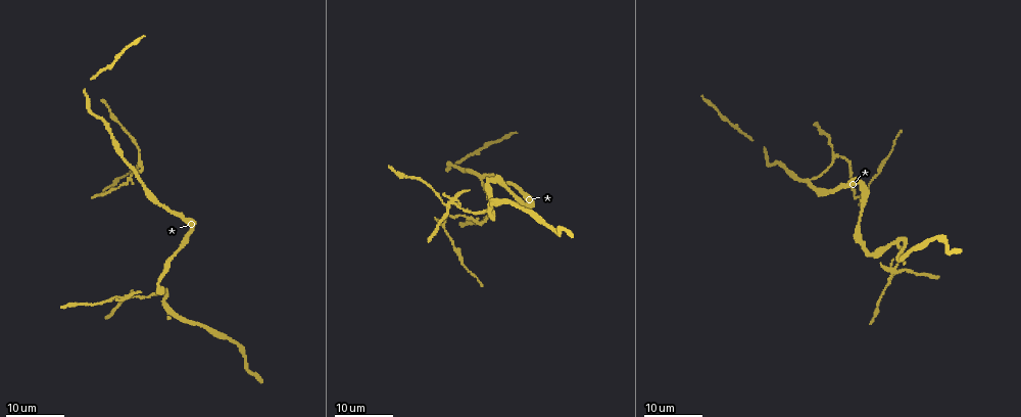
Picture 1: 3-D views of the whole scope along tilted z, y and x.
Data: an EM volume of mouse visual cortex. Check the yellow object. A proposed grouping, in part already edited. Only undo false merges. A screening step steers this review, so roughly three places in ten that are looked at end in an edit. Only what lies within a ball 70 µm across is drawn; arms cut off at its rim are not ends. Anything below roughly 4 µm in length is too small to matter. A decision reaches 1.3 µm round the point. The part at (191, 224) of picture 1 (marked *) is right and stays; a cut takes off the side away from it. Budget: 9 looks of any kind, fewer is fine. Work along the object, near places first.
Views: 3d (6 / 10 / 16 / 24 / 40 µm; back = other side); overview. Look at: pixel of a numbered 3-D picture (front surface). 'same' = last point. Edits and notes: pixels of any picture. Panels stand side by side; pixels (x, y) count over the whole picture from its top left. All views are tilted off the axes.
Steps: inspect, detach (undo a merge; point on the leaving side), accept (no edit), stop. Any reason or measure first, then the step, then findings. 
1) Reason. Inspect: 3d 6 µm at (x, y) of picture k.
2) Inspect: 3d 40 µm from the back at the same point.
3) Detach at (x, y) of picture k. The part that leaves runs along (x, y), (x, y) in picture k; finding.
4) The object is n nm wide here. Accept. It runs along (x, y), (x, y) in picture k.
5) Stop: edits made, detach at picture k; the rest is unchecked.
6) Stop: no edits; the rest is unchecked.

Three arms meet. Inspect: 3d 16 µm at (140, 162) of picture 1.

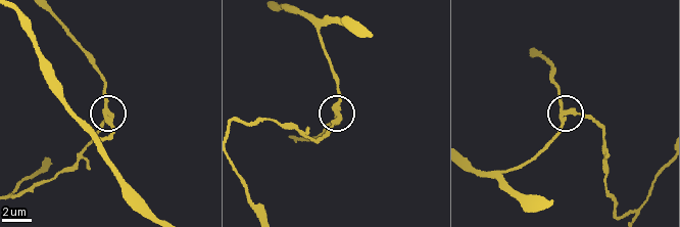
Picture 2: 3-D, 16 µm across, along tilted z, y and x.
Inspect: 3d 10 µm at (338, 114) of picture 2.

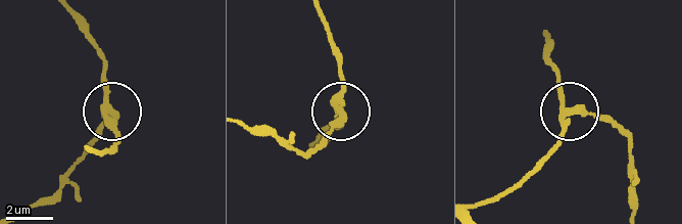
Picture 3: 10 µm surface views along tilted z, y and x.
Inspect: 3d 10 µm from the back at (113, 110) of picture 3.

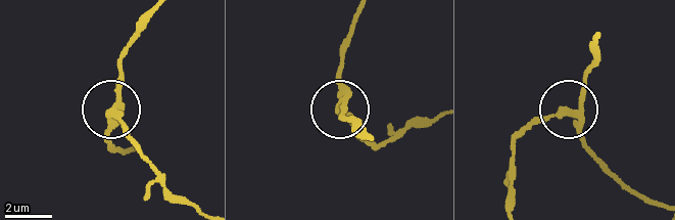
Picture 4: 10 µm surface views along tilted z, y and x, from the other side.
3 arms meet here. Detach at (124, 127) of picture 4. The part that leaves runs along (114, 105), (116, 117), (160, 183), (195, 206) in picture 4; a second cell is stuck on.

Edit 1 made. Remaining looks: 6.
Inspect: overview.

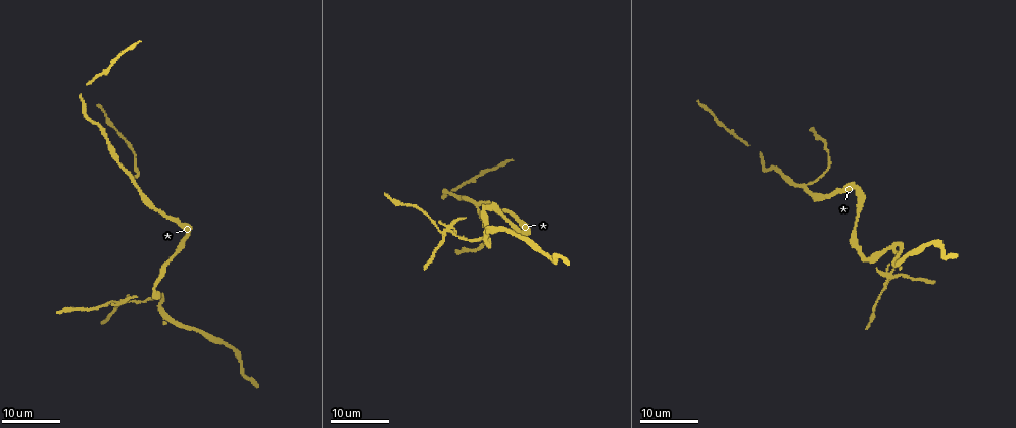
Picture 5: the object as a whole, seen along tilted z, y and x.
Three arms meet. Inspect: 3d 16 µm at (129, 171) of picture 5.

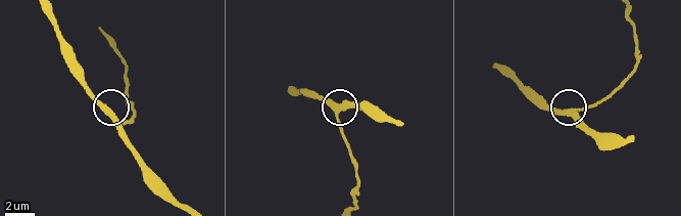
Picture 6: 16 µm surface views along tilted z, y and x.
Inspect: 3d 10 µm at (335, 110) of picture 6.

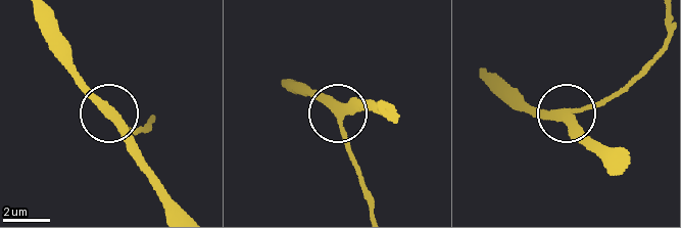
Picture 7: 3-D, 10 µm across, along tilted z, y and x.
3 arms meet here. Accept. It runs along (614, 148), (593, 141), (571, 116), (618, 97) in picture 7; continuous, no second cell.

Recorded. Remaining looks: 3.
Three arms meet. Inspect: 3d 24 µm at (893, 250) of picture 5.

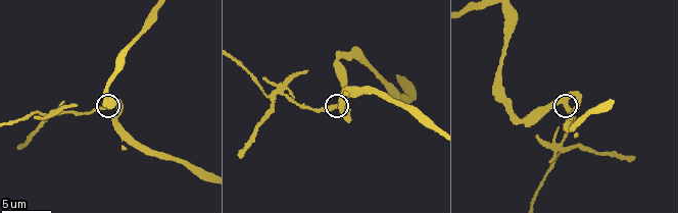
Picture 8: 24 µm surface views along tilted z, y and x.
Inspect: 3d 6 µm at (566, 103) of picture 8.

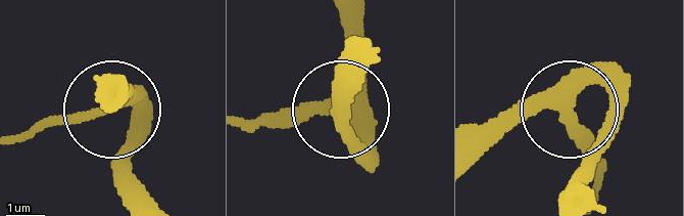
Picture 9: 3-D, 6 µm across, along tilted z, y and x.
3 arms meet here. Accept. It runs along (476, 159), (532, 115), (570, 108), (596, 184) in picture 9; one cell here.

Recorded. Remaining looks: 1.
Stop: edits made, detach at picture 4; the rest is unchecked.

